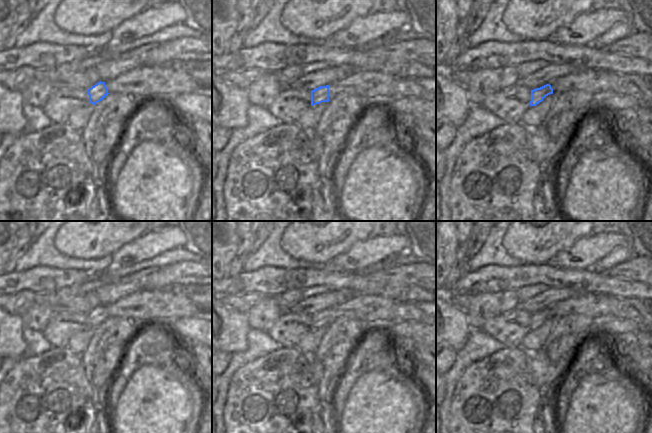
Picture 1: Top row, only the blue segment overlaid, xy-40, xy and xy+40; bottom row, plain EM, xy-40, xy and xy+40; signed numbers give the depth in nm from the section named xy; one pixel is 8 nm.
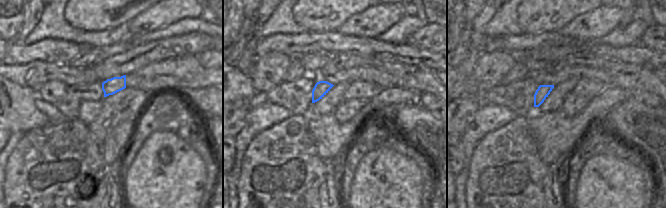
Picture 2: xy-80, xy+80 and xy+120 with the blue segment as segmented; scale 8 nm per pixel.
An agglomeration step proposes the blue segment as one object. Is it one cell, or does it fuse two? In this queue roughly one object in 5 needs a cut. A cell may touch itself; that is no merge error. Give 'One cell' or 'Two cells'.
One cell.

